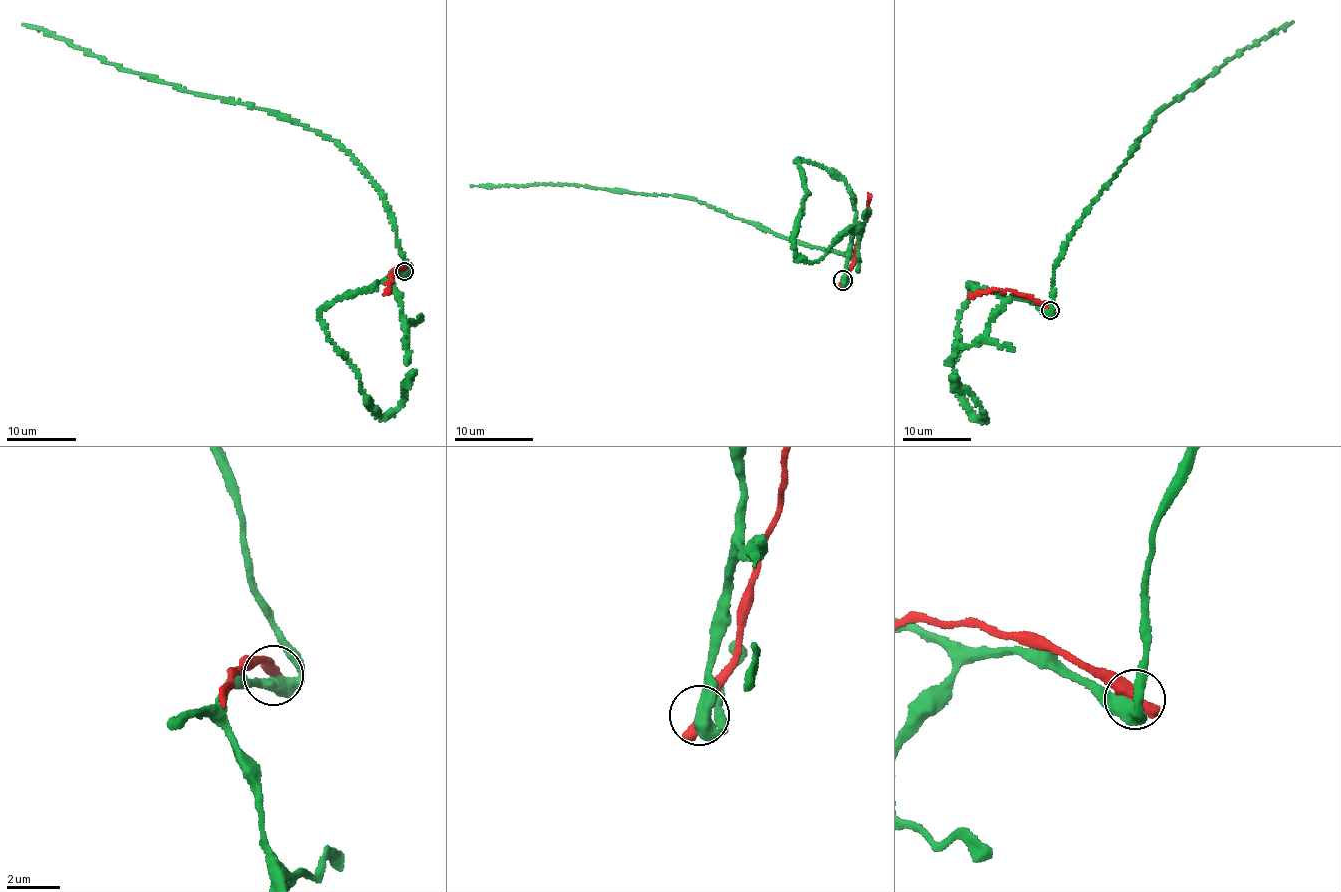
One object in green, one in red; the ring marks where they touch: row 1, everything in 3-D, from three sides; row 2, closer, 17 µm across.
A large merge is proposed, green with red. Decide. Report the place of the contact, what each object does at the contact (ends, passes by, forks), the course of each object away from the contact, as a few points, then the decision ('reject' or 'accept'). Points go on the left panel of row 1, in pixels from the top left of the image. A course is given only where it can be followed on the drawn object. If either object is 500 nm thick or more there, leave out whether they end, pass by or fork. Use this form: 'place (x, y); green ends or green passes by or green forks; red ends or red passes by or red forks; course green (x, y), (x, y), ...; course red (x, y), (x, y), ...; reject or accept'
place (404, 271); course green (405, 271), (410, 264), (390, 210), (333, 141), (266, 111), (119, 68), (23, 25); course red (404, 271), (401, 267), (394, 270), (385, 293); reject

